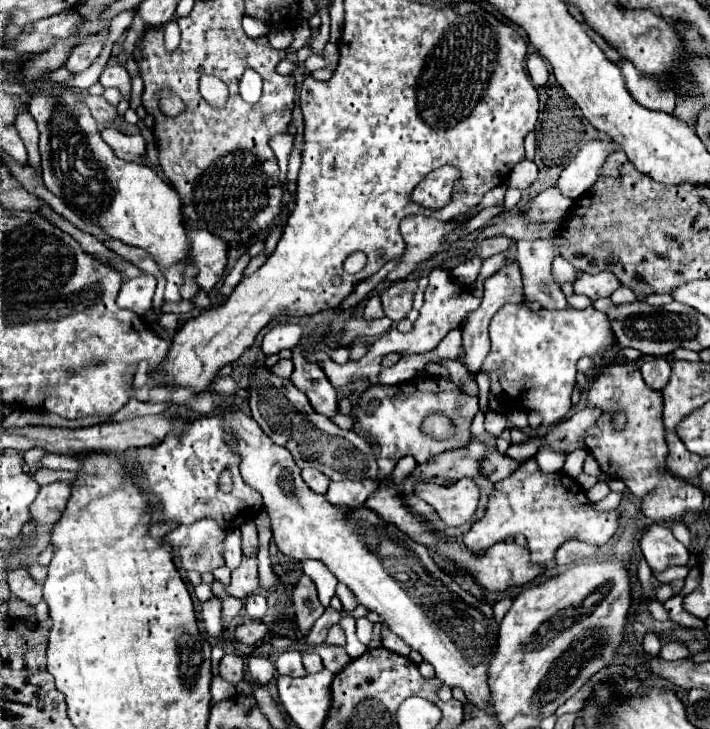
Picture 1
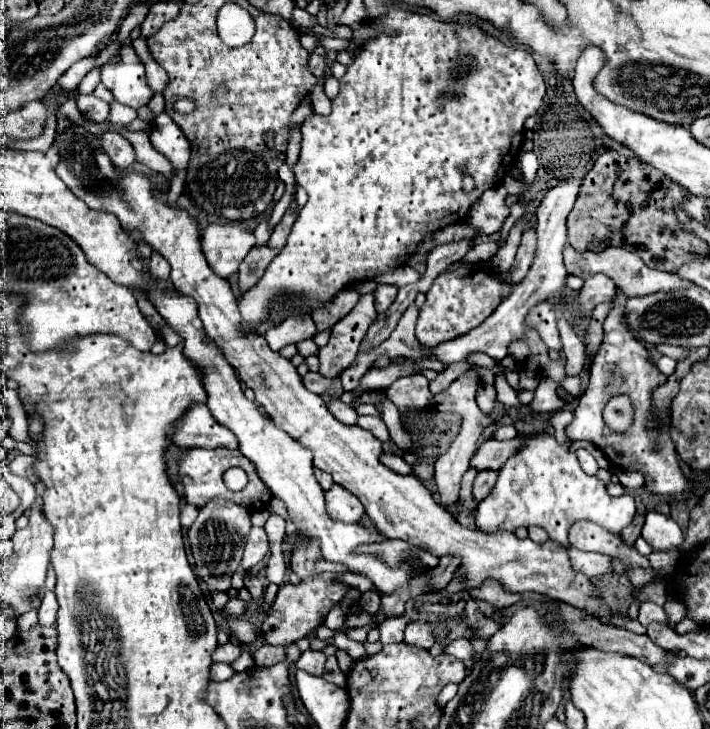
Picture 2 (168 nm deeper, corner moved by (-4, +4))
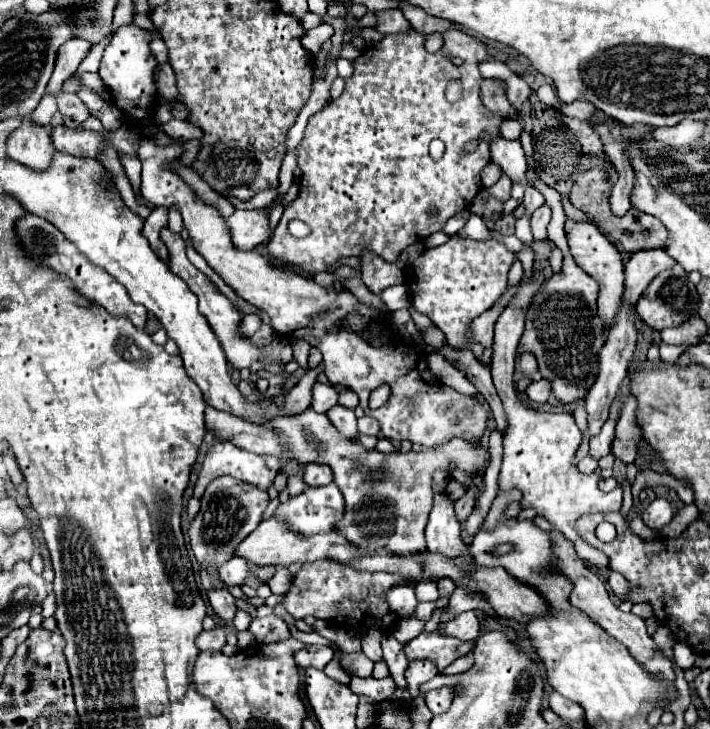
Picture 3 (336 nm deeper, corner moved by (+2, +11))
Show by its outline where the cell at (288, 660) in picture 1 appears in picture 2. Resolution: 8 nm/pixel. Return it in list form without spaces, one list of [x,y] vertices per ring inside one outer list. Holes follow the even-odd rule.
[[[303,651],[299,661],[295,663],[297,669],[303,669],[307,671],[309,675],[321,675],[323,673],[323,665],[325,665],[325,655],[321,651]]]

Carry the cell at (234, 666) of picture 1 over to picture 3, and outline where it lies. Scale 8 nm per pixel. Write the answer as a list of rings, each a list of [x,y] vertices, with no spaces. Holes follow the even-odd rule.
[[[215,628],[211,632],[203,630],[195,644],[199,650],[221,650],[225,646],[225,630],[223,628]]]

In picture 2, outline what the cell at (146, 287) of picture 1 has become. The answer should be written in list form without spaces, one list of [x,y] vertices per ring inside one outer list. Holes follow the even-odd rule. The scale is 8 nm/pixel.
[[[151,253],[151,261],[149,261],[149,275],[159,279],[159,281],[167,281],[169,279],[169,263],[157,253]]]

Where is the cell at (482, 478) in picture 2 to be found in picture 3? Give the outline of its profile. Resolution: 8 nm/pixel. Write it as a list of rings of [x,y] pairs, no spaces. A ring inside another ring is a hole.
[[[471,488],[465,496],[461,496],[457,502],[455,502],[455,512],[457,512],[457,520],[463,524],[469,514],[473,512],[473,498],[475,498],[475,488]]]

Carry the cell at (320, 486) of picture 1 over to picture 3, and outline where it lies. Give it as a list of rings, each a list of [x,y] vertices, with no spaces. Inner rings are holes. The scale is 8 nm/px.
[[[307,464],[305,466],[305,482],[307,482],[307,486],[325,486],[325,484],[333,482],[333,472],[329,466]]]

